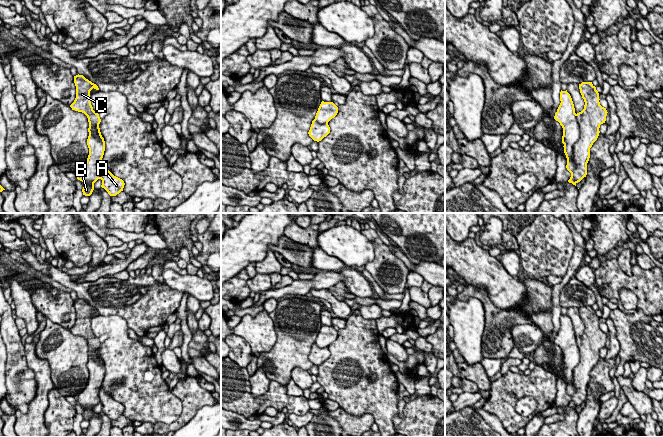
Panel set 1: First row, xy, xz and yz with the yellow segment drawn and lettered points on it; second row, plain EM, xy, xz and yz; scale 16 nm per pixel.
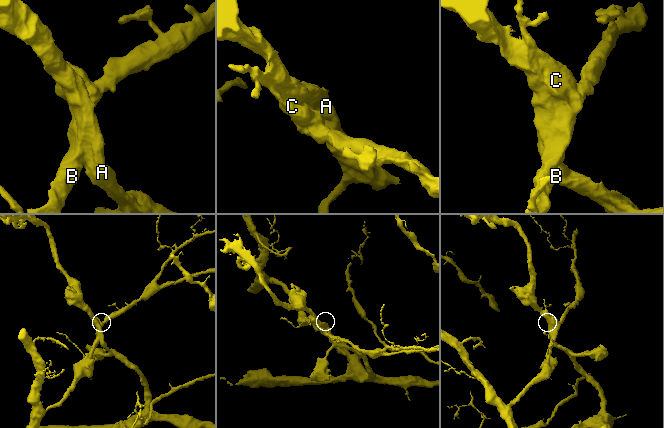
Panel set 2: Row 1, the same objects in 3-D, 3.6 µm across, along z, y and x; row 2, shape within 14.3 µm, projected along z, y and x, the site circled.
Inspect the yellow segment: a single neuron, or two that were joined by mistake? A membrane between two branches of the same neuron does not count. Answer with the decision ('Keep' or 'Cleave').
Cleave

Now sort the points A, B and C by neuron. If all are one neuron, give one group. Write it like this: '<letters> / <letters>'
A / B C

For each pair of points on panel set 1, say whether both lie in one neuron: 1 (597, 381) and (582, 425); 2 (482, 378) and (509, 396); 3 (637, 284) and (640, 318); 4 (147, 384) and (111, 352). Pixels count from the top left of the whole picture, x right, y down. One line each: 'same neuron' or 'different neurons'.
1: same neuron
2: different neurons
3: different neurons
4: same neuron

